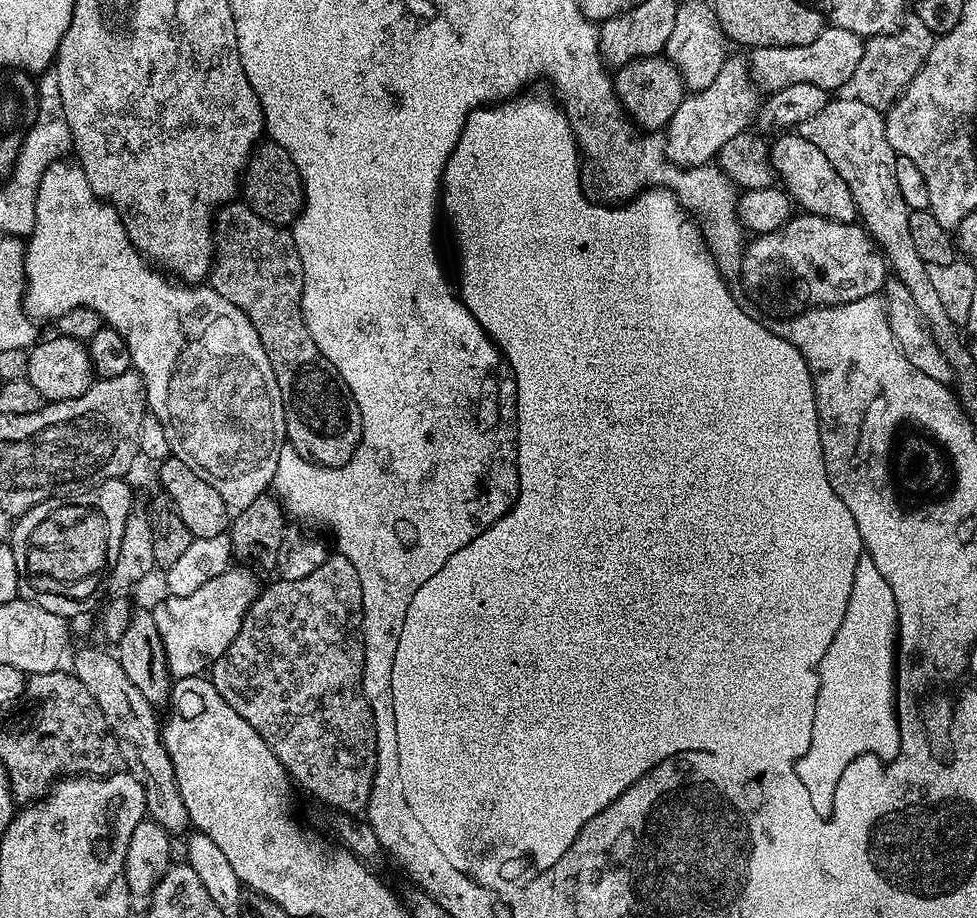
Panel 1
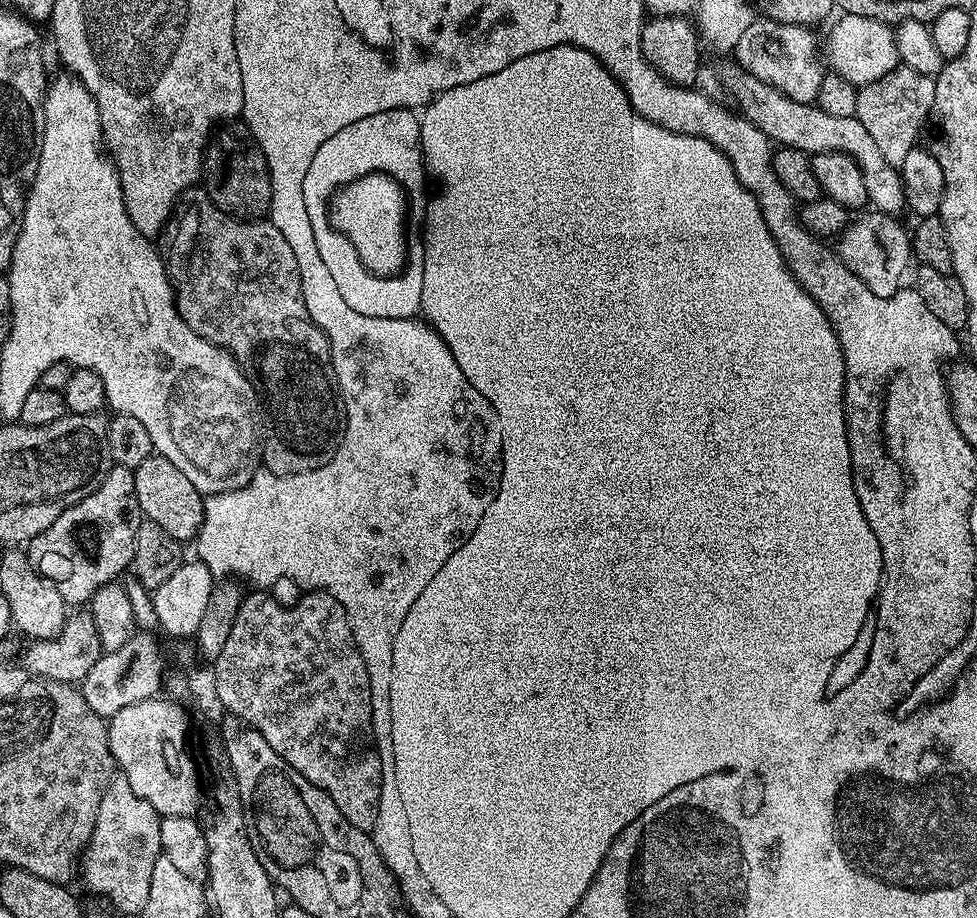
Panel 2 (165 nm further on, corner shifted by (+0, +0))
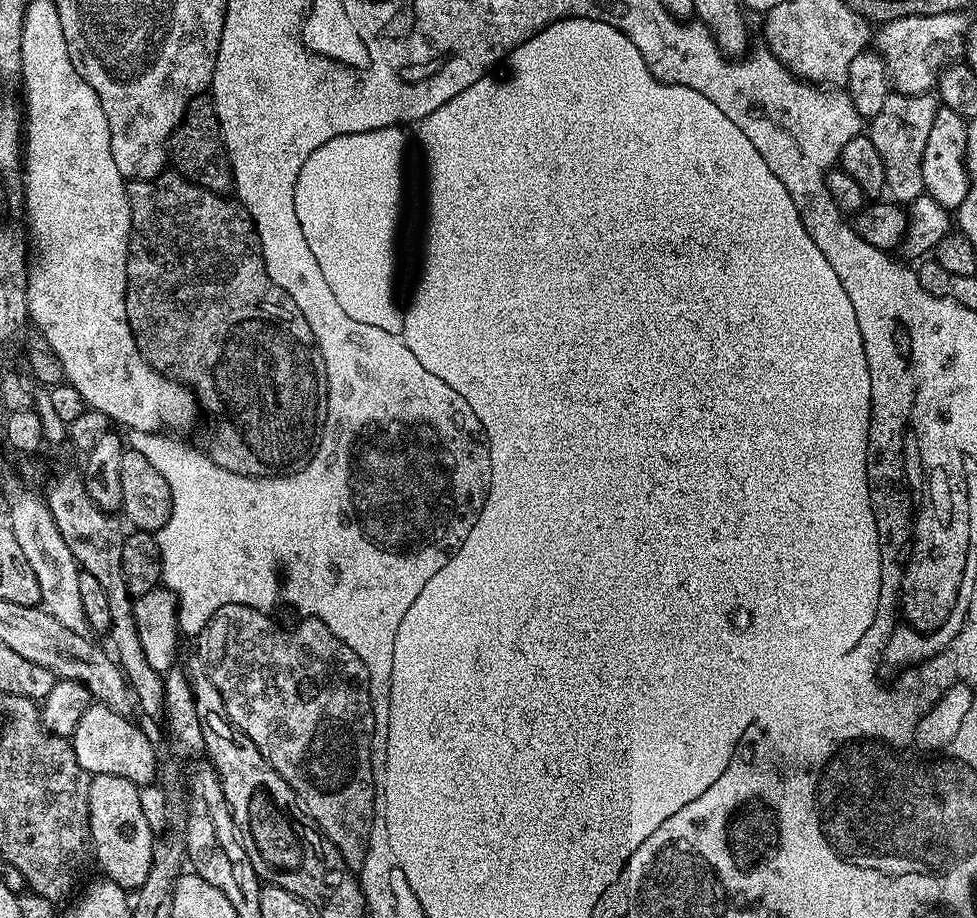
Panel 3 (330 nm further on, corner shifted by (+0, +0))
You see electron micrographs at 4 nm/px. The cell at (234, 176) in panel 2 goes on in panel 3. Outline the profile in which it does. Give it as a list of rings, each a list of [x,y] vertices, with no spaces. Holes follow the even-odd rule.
[[[211,95],[195,96],[190,106],[186,106],[182,122],[178,122],[168,140],[168,155],[171,167],[190,182],[211,192],[228,194],[233,191],[232,167],[224,150],[220,123],[216,117],[216,108],[212,104]]]

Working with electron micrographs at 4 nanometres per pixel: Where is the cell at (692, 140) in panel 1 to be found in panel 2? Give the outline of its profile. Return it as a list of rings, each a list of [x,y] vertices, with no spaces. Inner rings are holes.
[[[767,18],[752,20],[750,27],[742,33],[742,38],[738,38],[738,46],[734,49],[735,63],[754,74],[754,78],[784,92],[786,98],[799,104],[811,104],[815,101],[818,86],[822,86],[822,78],[826,74],[825,65],[822,63],[822,44],[819,39],[816,41],[816,36],[812,32],[815,31],[811,27],[802,24],[787,24]]]

